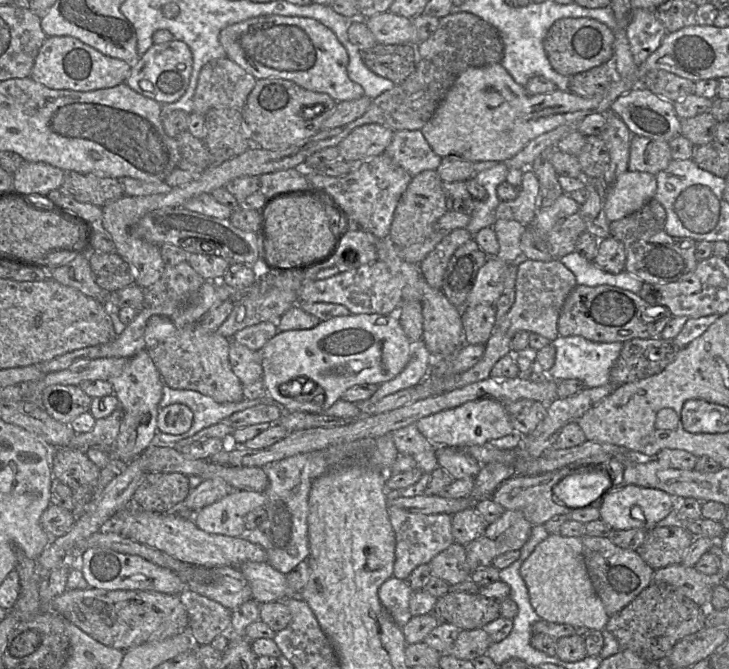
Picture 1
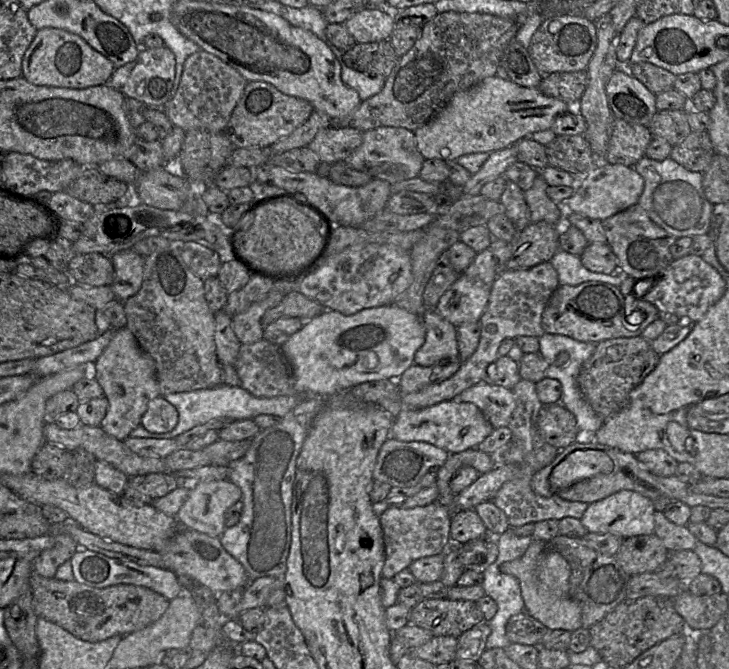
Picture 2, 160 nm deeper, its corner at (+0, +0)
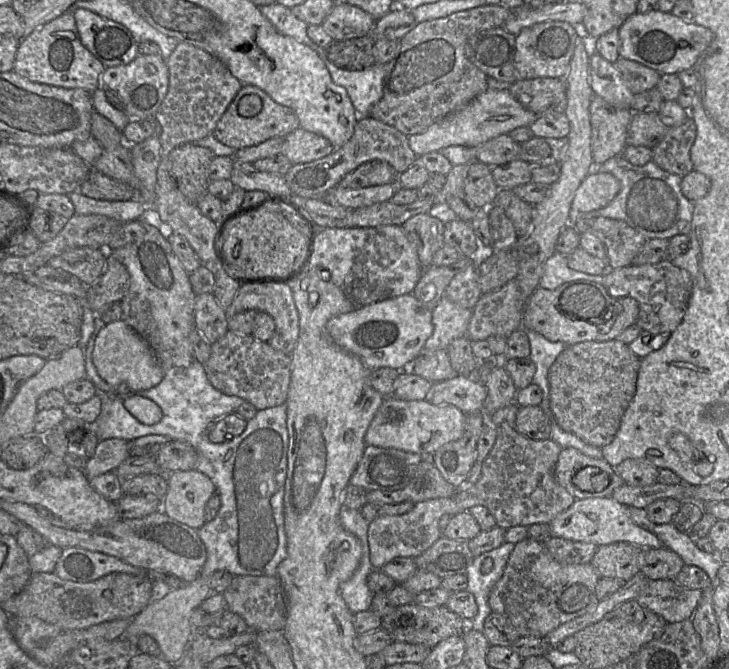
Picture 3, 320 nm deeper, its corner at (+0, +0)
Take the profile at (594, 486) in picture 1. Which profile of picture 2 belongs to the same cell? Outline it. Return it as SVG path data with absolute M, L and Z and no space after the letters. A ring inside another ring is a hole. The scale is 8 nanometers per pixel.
M576 451L553 470L550 486L554 491L559 491L597 474L609 473L613 468L612 460L602 451Z

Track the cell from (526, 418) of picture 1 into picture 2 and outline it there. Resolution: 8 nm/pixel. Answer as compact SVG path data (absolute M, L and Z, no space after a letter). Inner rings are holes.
M482 381L457 395L453 401L475 404L494 427L508 427L516 400L512 389Z

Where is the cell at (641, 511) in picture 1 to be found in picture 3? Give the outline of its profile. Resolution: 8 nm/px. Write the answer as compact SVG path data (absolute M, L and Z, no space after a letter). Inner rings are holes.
M611 496L576 499L567 510L550 522L552 536L591 543L598 547L615 542L627 542L643 549L664 547L653 532L637 526L631 520L628 507Z

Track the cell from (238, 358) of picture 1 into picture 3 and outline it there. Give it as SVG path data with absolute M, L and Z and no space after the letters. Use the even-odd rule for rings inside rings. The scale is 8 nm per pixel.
M213 293L196 295L194 316L195 327L210 344L229 331L226 311L219 305Z

